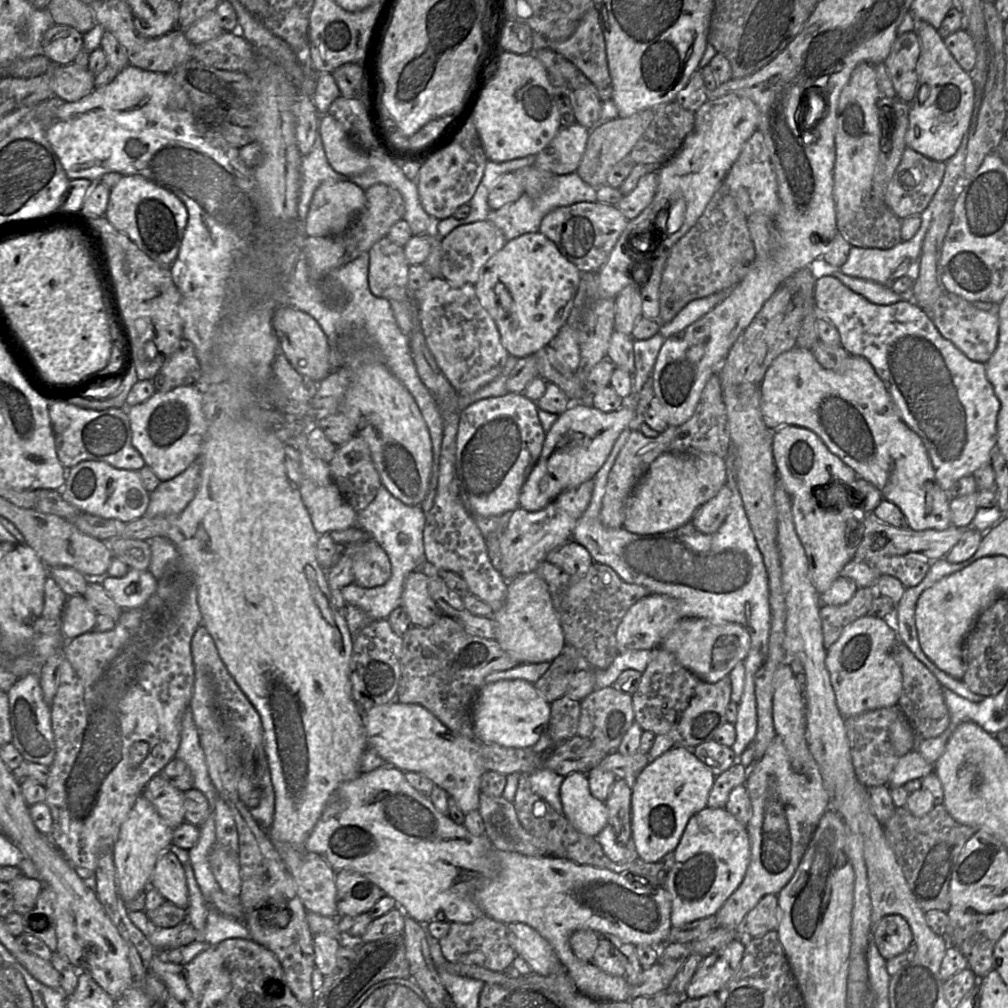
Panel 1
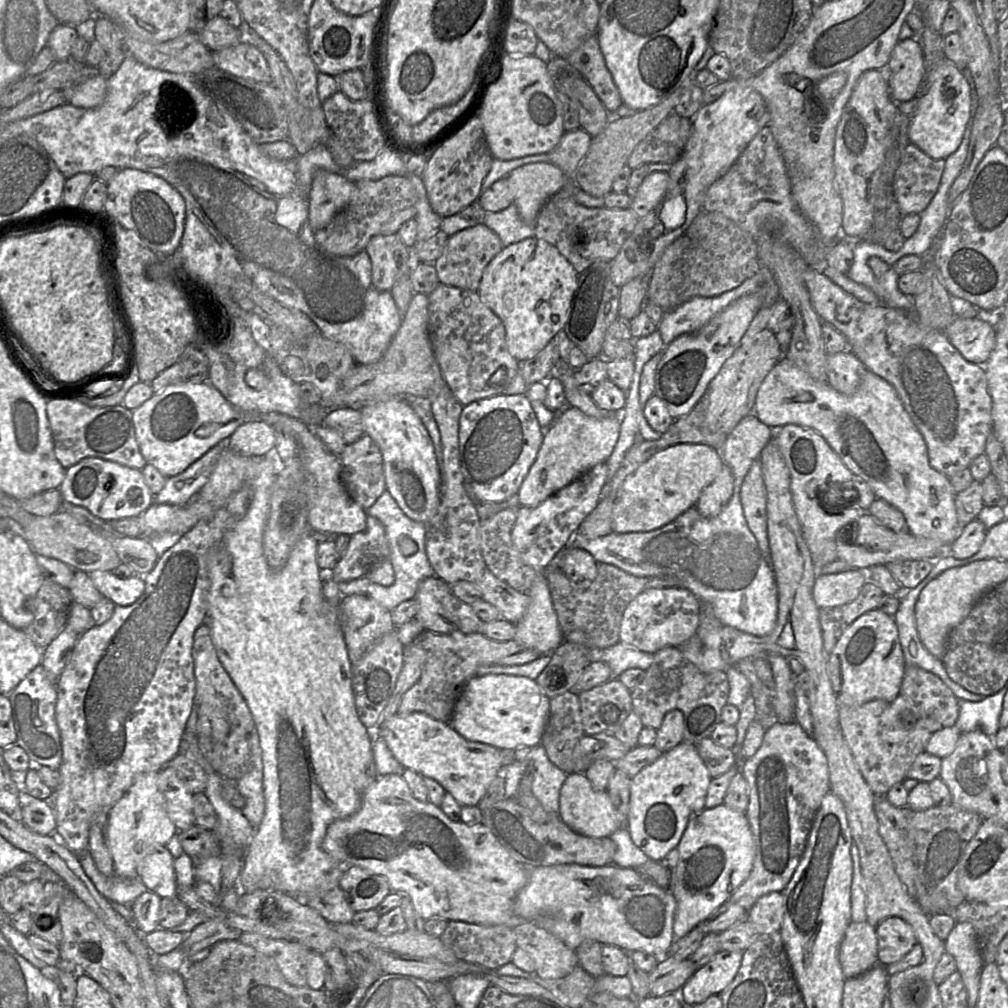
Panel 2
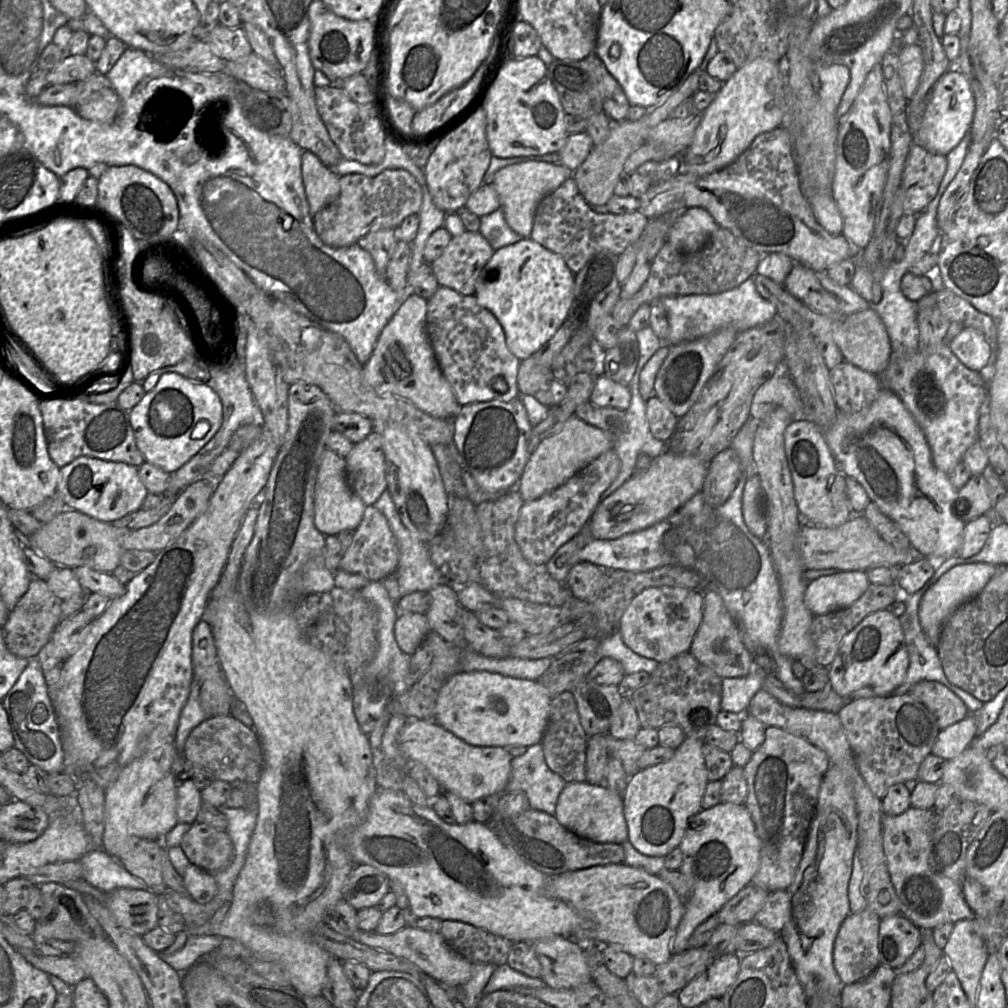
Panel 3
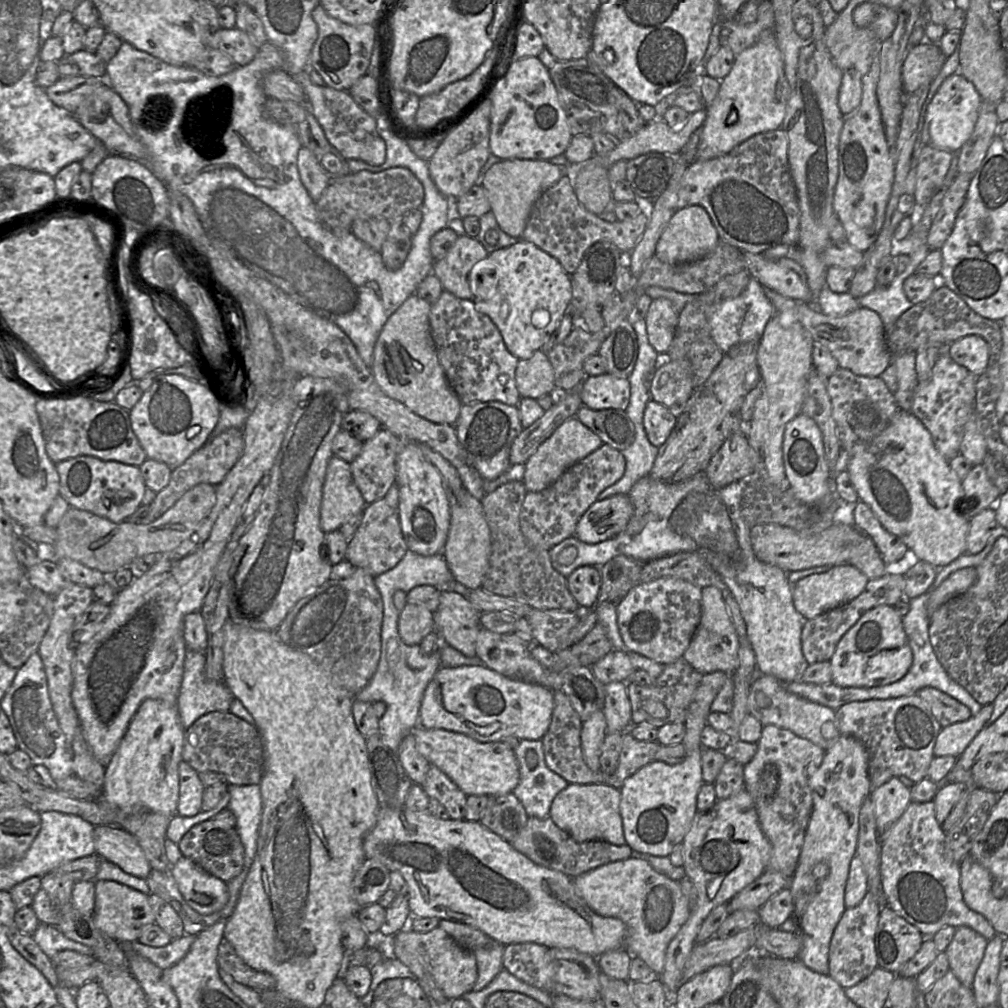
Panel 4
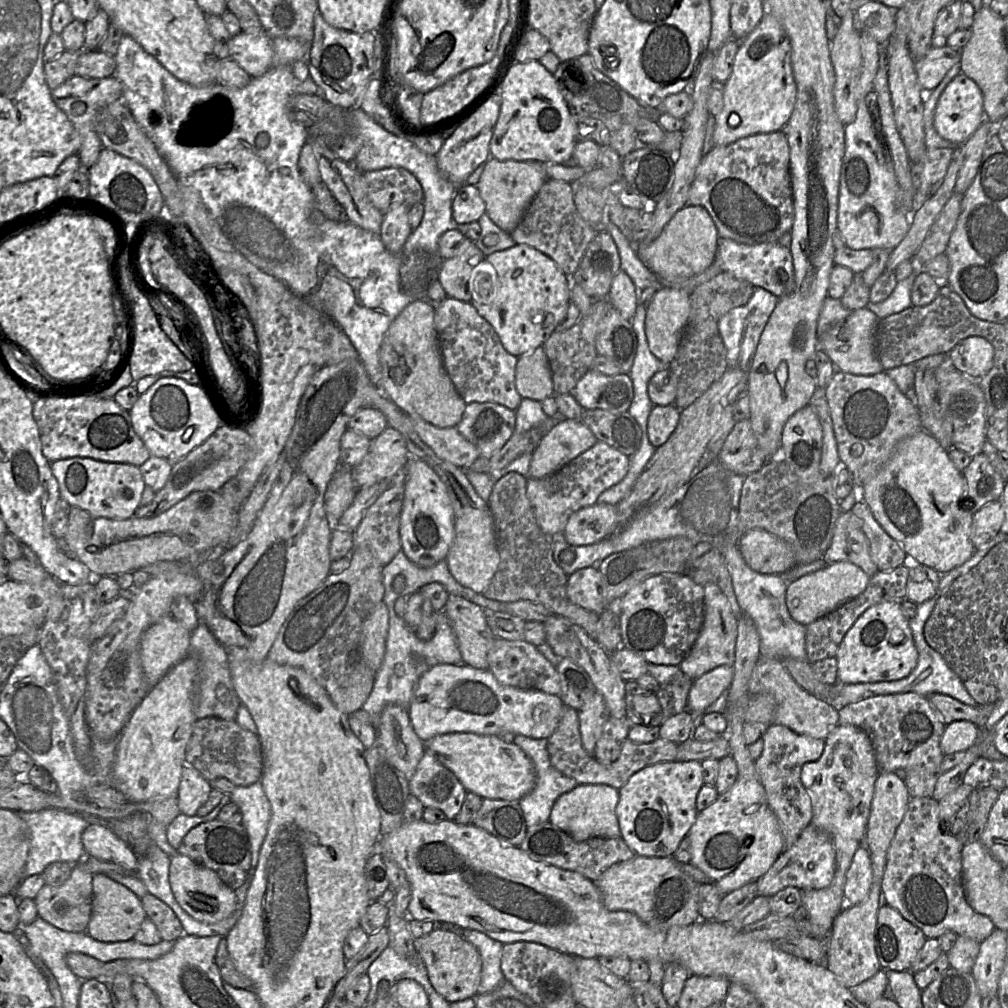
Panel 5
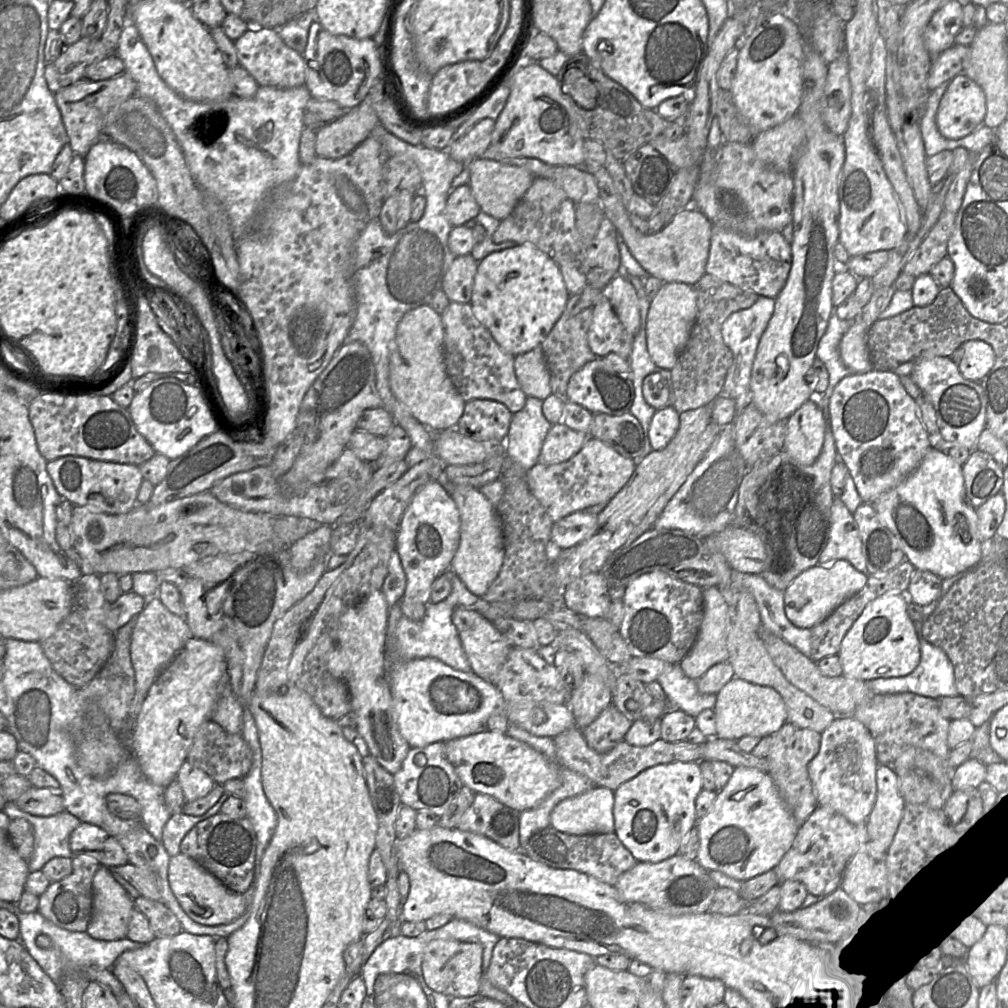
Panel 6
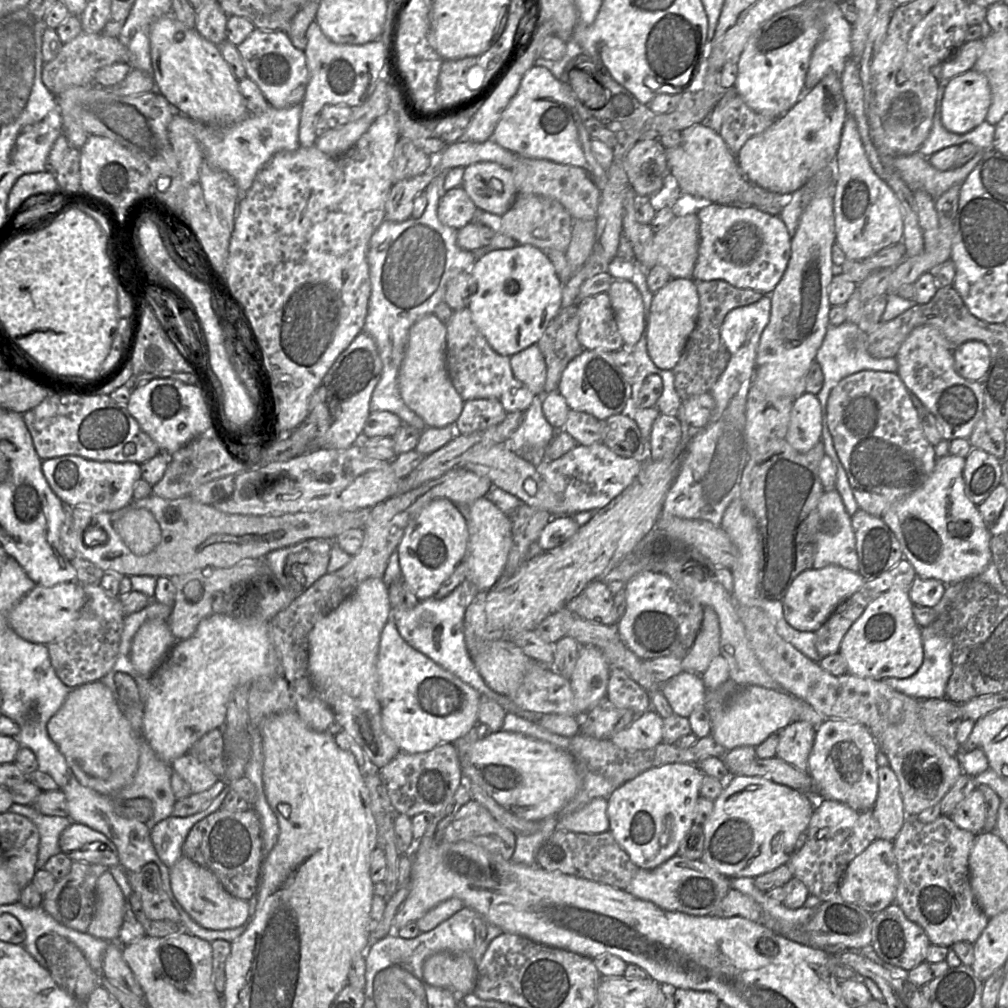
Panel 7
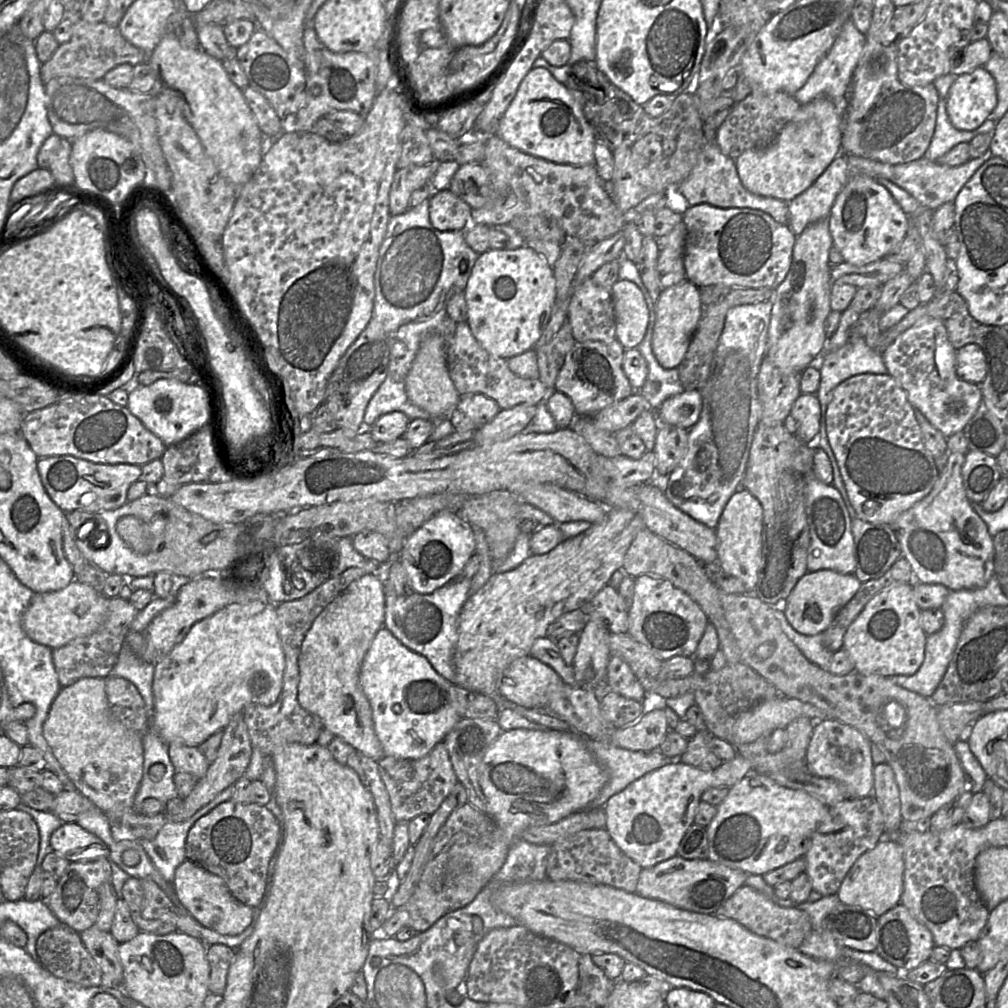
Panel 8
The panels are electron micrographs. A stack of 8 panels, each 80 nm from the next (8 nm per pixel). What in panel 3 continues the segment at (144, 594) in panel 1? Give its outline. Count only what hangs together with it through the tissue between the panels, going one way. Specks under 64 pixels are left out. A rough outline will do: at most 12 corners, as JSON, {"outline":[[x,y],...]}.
{"outline":[[72,569],[88,593],[116,598],[126,592],[112,573]]}

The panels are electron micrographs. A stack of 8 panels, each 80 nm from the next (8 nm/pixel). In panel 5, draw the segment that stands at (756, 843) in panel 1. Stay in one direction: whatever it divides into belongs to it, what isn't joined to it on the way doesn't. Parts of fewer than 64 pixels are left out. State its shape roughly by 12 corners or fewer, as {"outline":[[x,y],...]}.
{"outline":[[780,724],[755,767],[789,849],[812,820],[802,784],[822,739]]}

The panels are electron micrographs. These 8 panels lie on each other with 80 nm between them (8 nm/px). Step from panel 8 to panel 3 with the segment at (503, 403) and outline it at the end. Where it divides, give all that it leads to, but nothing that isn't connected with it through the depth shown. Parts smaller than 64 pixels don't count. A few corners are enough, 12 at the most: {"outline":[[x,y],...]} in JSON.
{"outline":[[439,286],[430,342],[458,403],[519,397],[521,361],[474,295]]}

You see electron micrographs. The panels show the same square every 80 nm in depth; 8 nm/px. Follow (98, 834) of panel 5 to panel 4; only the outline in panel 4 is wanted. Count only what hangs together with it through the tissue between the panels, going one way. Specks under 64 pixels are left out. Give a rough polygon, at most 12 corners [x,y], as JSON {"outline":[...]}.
{"outline":[[96,826],[96,855],[146,880],[152,871],[136,837]]}

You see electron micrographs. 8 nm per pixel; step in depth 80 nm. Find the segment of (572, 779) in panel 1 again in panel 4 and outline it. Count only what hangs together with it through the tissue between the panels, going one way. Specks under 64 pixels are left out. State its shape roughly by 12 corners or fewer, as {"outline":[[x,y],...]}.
{"outline":[[574,784],[549,817],[578,843],[626,843],[619,789]]}

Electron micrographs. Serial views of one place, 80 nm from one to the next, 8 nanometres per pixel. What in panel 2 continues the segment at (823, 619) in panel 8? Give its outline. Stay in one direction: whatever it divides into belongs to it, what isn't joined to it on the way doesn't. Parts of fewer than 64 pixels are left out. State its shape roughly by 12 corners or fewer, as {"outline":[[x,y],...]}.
{"outline":[[857,569],[815,579],[819,608],[854,601],[867,573]]}

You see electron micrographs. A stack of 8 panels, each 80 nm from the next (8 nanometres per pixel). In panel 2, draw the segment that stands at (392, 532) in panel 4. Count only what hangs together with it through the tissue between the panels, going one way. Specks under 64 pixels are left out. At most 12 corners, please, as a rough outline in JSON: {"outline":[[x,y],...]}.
{"outline":[[367,515],[362,531],[331,571],[336,583],[362,578],[389,559],[382,523]]}

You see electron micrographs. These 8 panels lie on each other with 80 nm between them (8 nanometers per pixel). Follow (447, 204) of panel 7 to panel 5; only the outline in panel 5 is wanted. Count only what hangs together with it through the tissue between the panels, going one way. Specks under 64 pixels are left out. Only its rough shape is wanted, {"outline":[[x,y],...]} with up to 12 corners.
{"outline":[[476,185],[457,188],[452,200],[456,224],[478,221],[485,202]]}

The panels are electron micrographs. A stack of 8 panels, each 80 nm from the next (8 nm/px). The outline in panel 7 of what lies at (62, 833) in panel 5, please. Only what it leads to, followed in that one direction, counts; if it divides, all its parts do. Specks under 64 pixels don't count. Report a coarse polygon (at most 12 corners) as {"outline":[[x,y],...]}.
{"outline":[[16,803],[8,812],[25,816],[40,837],[37,870],[61,853],[60,836],[73,822]]}

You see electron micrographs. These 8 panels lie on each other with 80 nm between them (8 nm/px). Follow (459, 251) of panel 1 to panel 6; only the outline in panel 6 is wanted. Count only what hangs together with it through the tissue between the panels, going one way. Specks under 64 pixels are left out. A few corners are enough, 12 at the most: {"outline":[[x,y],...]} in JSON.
{"outline":[[458,256],[442,290],[450,302],[470,303],[478,261]]}

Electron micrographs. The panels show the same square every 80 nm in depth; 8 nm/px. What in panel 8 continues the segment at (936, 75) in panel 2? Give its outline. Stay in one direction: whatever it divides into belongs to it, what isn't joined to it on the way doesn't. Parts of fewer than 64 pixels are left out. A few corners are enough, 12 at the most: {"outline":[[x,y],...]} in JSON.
{"outline":[[984,67],[955,77],[945,102],[956,129],[975,130],[996,107]]}

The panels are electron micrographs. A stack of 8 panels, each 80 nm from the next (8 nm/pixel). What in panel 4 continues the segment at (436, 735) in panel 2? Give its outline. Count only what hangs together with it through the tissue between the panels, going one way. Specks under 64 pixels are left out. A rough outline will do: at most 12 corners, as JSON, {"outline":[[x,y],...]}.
{"outline":[[415,727],[416,748],[466,795],[519,782],[515,752]]}

